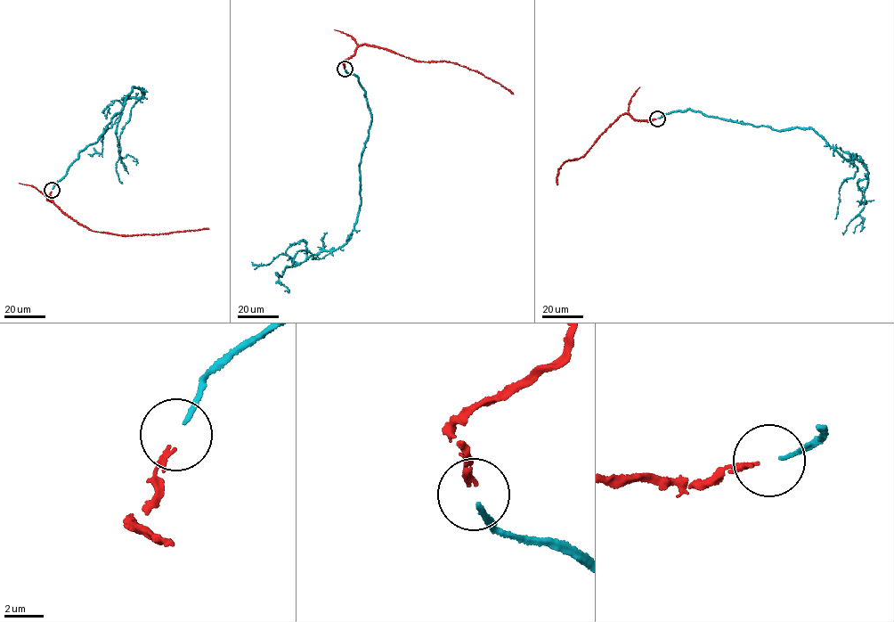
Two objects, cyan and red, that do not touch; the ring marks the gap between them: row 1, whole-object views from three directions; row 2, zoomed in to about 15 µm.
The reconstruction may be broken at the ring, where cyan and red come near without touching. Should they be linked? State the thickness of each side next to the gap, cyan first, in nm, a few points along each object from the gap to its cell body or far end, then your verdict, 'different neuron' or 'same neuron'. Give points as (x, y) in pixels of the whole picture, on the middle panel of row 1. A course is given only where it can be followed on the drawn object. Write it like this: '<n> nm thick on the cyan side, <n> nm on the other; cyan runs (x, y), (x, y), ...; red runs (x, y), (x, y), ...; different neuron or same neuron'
220 nm thick on the cyan side, 280 nm on the other; cyan runs (345, 69), (357, 77), (371, 118), (360, 166), (357, 219), (346, 242), (278, 274); red runs (345, 69), (342, 62), (358, 46), (371, 45), (416, 61), (445, 61), (467, 68), (513, 94); same neuron

